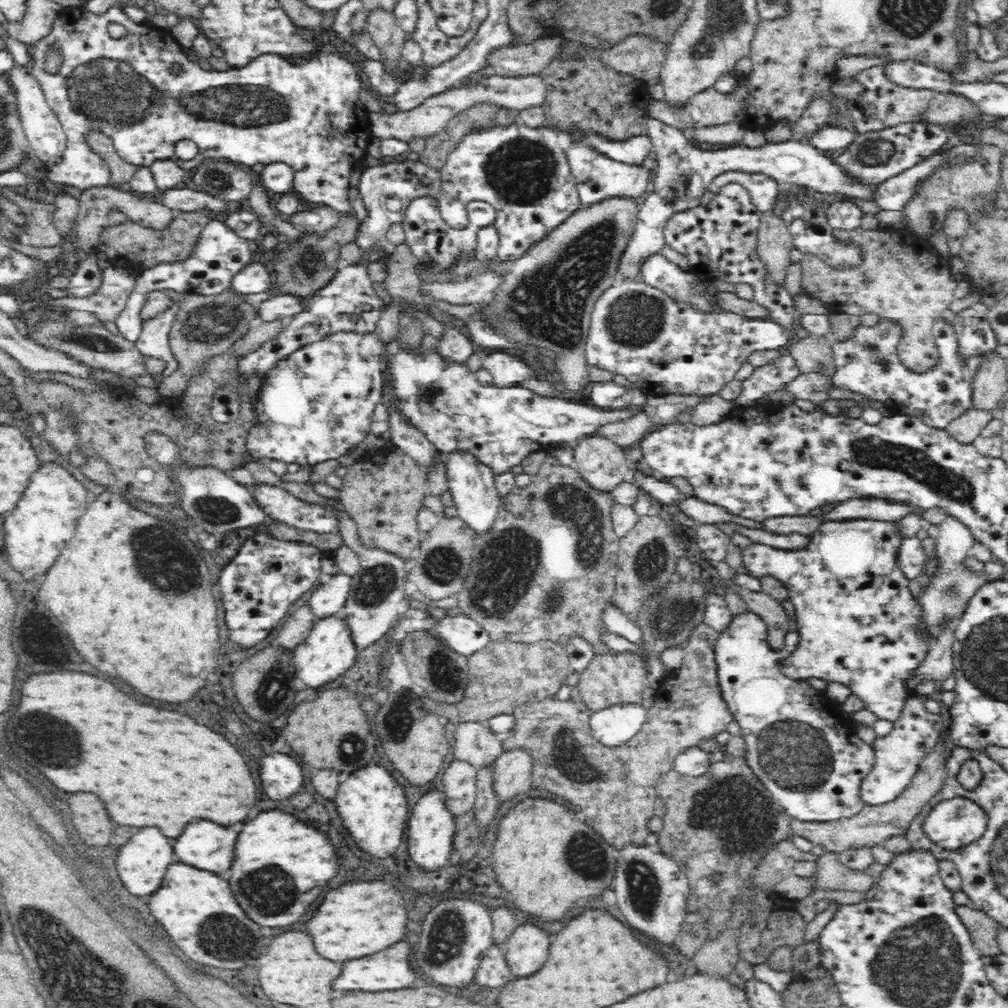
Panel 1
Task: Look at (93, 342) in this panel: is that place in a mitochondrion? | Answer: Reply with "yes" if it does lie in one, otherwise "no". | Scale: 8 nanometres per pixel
yes

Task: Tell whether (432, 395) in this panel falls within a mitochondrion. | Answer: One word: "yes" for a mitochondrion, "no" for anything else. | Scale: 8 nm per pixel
yes

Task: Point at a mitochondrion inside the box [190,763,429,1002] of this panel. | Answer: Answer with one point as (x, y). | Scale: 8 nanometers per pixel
(272, 892)

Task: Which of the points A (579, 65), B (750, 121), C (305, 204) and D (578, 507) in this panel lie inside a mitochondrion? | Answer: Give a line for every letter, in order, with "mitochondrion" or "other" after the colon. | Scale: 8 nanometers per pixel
A: other
B: other
C: other
D: mitochondrion

